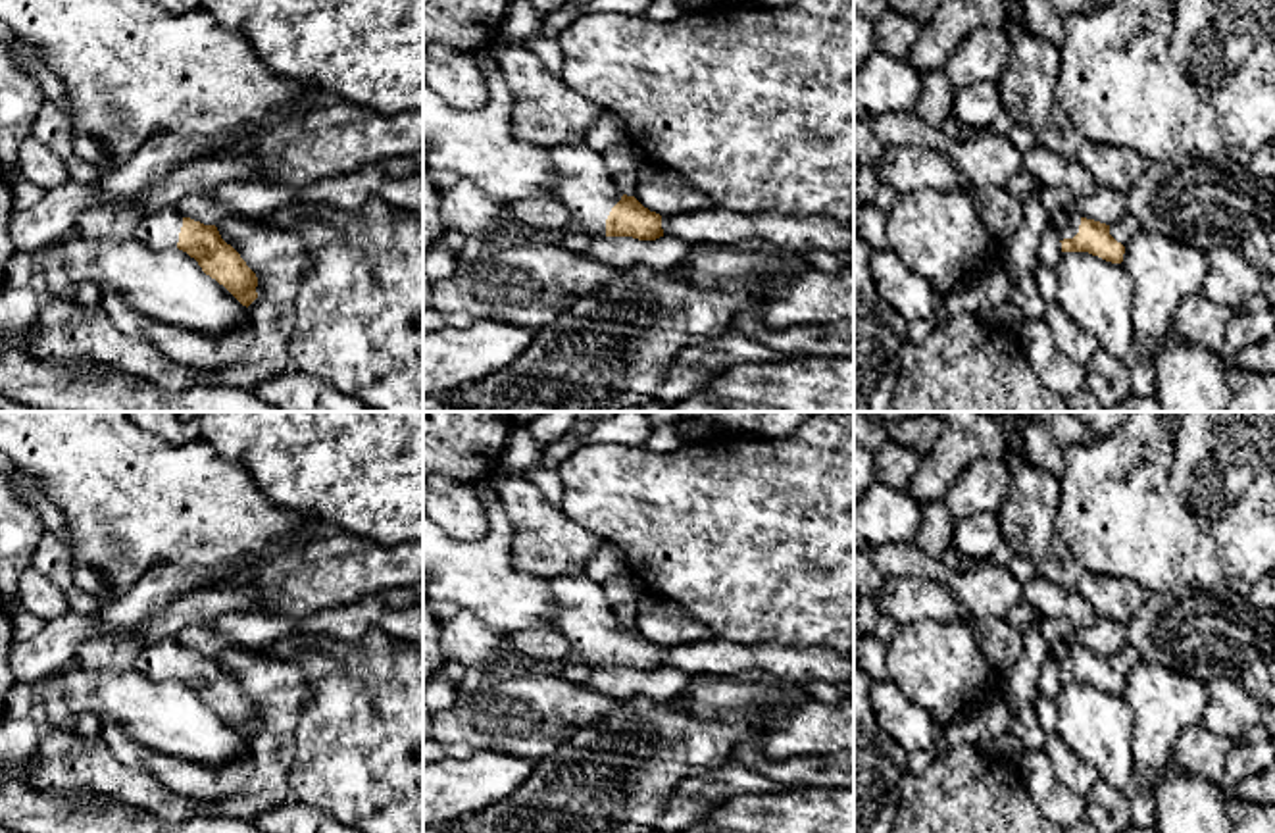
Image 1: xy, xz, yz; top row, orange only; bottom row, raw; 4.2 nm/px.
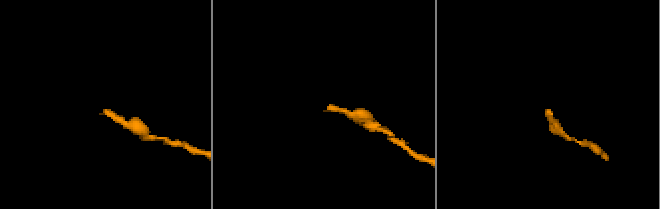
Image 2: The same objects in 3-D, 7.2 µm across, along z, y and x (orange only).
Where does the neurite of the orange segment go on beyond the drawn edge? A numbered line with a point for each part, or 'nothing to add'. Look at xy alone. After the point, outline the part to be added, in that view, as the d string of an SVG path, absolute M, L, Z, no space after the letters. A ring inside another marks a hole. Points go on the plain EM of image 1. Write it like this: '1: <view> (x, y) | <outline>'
1: xy (160, 660) | M169 637L144 646L137 656L135 669L152 681L177 679L181 658L183 644L177 637Z

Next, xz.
1: xz (585, 616) | M587 573L546 581L569 650L577 652L587 666L606 668L606 650L623 623L613 614L602 585Z

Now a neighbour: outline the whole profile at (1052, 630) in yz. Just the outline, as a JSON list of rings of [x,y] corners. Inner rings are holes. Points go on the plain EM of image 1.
[[[1042,618],[1040,619],[1040,635],[1048,644],[1058,641],[1067,641],[1075,627],[1067,618]]]

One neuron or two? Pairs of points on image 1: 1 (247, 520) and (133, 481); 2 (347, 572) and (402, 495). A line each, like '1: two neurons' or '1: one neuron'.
1: one neuron
2: two neurons

